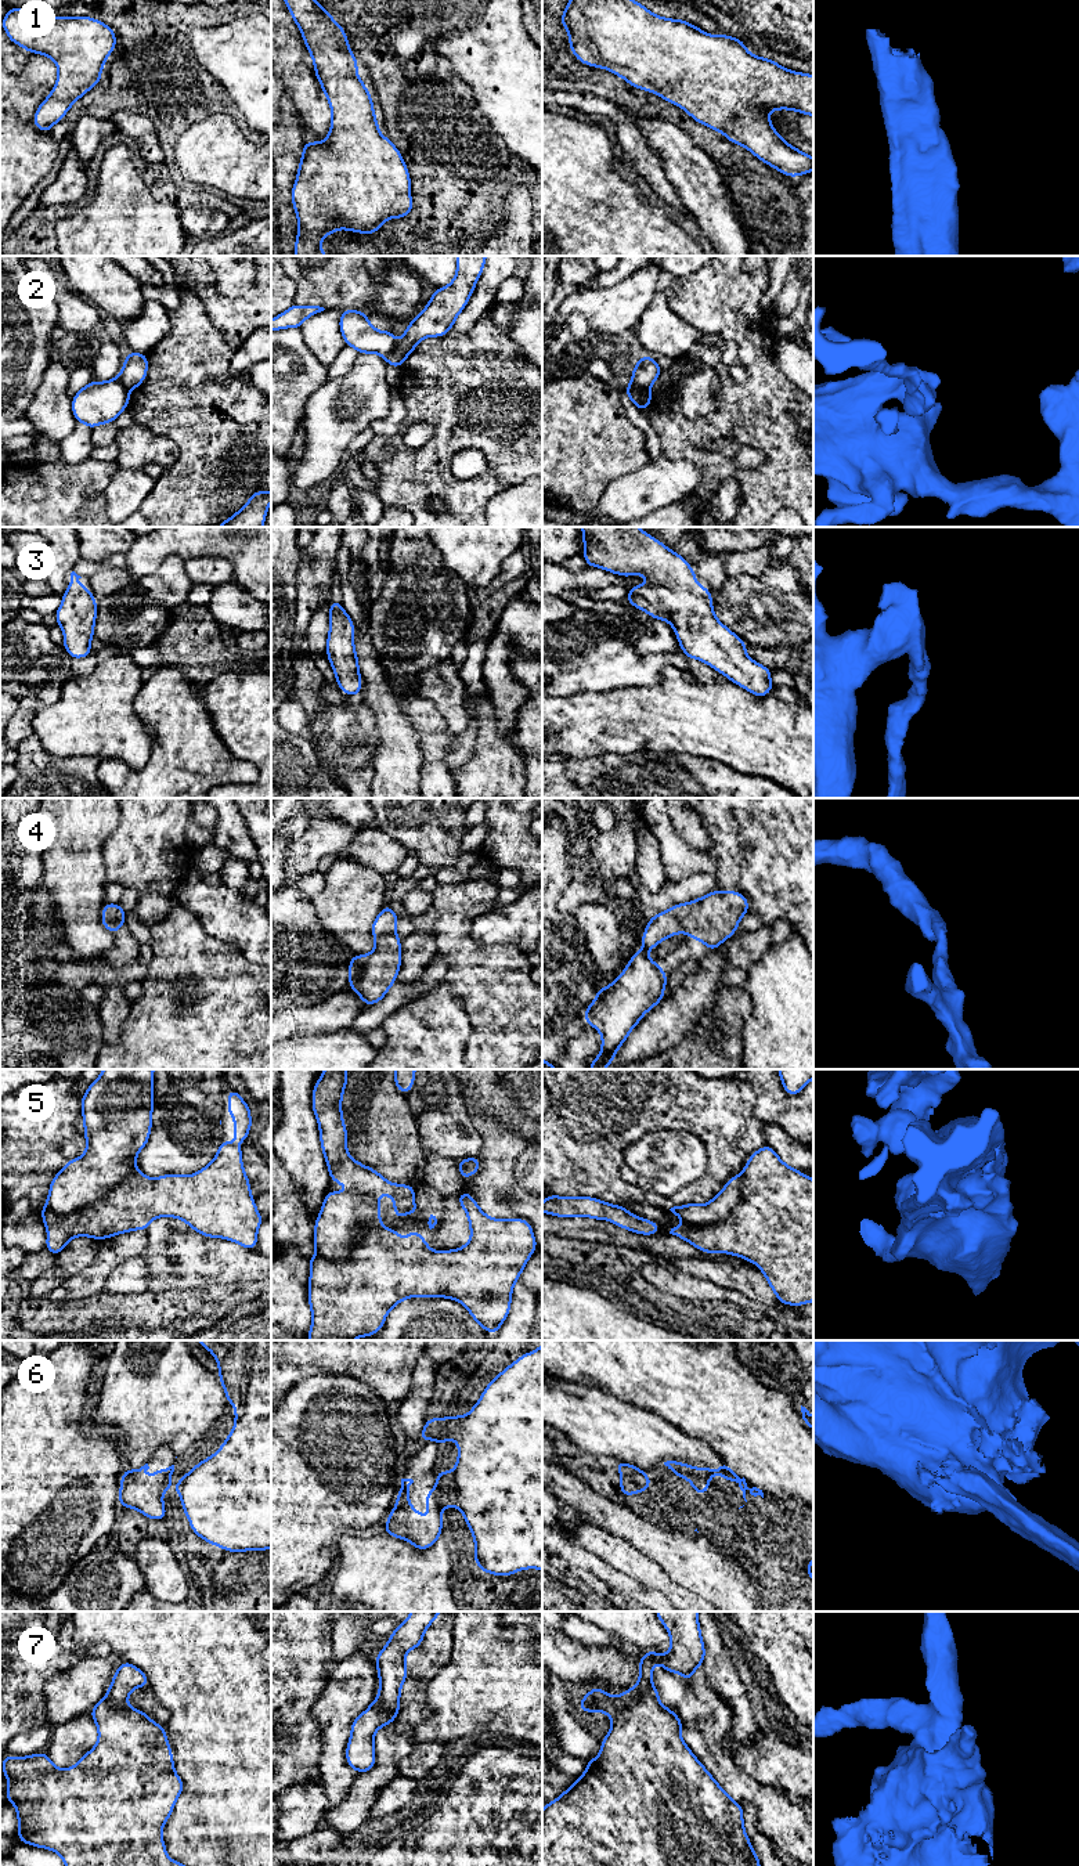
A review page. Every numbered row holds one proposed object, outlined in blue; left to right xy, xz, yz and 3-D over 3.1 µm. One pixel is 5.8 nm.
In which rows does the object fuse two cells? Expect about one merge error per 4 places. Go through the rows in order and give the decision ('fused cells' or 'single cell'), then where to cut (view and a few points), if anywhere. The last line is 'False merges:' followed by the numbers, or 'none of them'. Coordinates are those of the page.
1: single cell | no cut
2: fused cells | yz (631, 382), (648, 390)
3: single cell | no cut
4: single cell | no cut
5: single cell | no cut
6: fused cells | xy (170, 1466), (161, 1494)
7: fused cells | yz (638, 1685), (634, 1695), (610, 1715)
False merges: 2, 6, 7

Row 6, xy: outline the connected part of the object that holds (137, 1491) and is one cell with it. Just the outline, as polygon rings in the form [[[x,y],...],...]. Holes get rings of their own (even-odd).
[[[148,1463],[140,1469],[124,1469],[120,1479],[119,1505],[120,1508],[133,1508],[152,1520],[165,1517],[162,1487],[169,1477],[170,1466],[165,1470],[156,1468],[154,1477],[145,1477],[149,1469]]]

